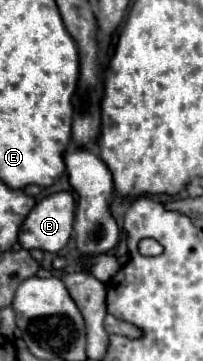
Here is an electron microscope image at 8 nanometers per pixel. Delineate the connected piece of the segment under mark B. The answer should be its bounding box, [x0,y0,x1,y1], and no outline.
[20,192,74,252]

